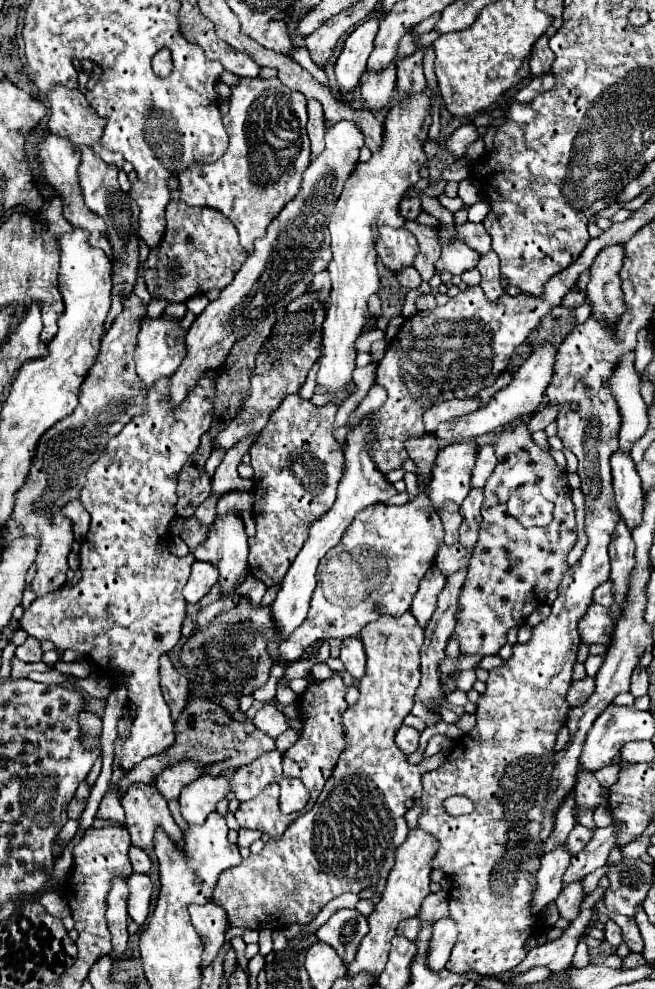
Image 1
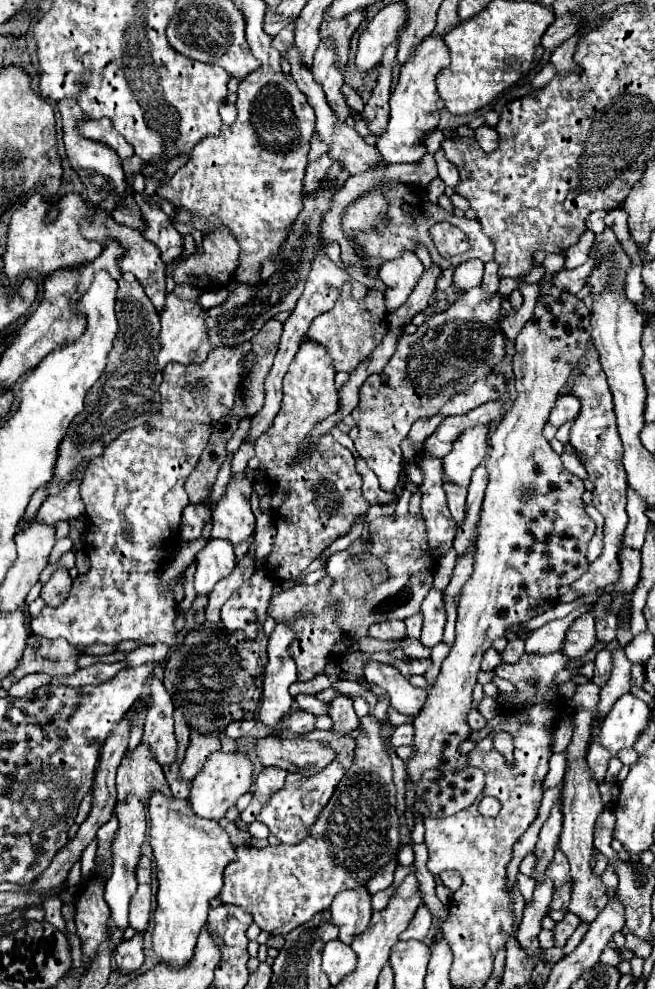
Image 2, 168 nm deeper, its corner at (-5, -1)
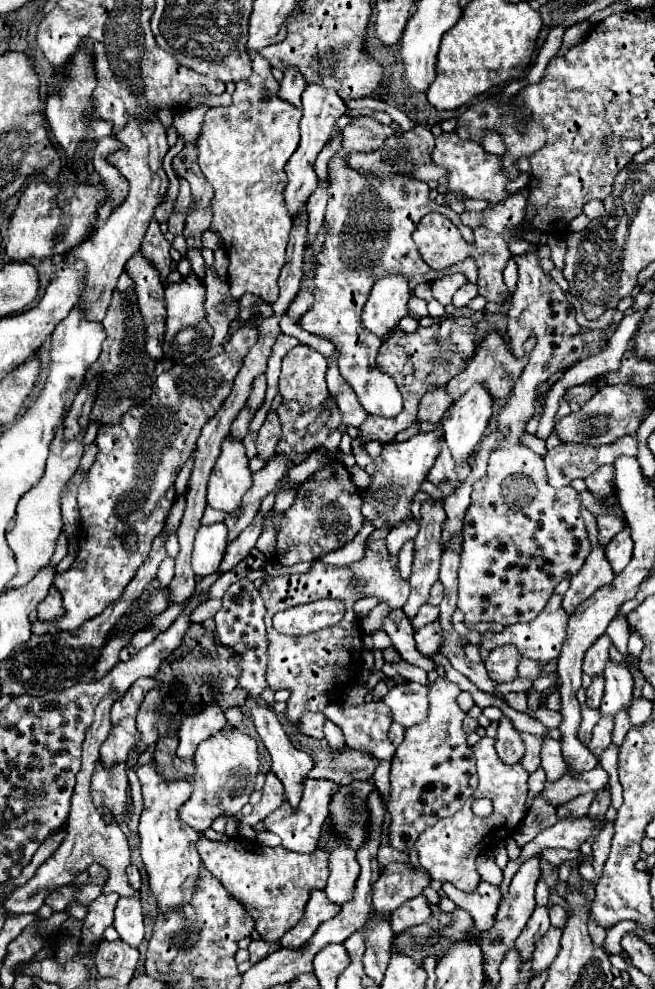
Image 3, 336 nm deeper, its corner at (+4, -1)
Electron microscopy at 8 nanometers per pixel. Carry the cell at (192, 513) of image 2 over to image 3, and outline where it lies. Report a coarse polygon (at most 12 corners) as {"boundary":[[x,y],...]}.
{"boundary":[[194,454],[187,460],[175,481],[176,497],[187,489]]}

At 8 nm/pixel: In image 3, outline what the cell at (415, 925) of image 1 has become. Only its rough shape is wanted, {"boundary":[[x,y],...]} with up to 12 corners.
{"boundary":[[421,894],[391,912],[391,928],[399,934],[427,922],[431,906]]}

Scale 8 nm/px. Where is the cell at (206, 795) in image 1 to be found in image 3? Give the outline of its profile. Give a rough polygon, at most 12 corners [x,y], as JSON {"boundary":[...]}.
{"boundary":[[233,728],[195,752],[179,810],[199,834],[239,814],[255,790],[259,748]]}

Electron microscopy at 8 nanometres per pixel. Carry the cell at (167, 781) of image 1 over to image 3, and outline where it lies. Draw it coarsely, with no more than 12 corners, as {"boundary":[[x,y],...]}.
{"boundary":[[217,702],[185,716],[179,758],[193,758],[199,742],[223,730],[227,718]]}

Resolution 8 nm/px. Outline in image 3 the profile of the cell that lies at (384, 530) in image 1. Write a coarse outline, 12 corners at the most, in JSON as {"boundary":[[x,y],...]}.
{"boundary":[[385,540],[367,542],[349,566],[363,596],[403,608],[409,582],[393,570]]}

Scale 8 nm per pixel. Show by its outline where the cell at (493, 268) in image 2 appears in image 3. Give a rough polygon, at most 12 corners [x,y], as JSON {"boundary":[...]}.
{"boundary":[[465,284],[455,292],[453,306],[467,306],[477,296],[477,284]]}

